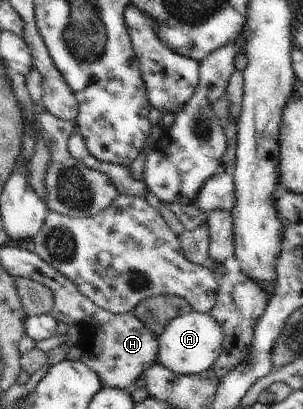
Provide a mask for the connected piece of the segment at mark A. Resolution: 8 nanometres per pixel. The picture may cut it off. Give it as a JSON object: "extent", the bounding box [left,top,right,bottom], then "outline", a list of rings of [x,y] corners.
{"extent":[158,310,223,375],"outline":[[[193,310],[174,318],[158,336],[159,365],[180,375],[196,375],[208,371],[221,354],[223,346],[223,329],[209,313],[198,313]]]}

